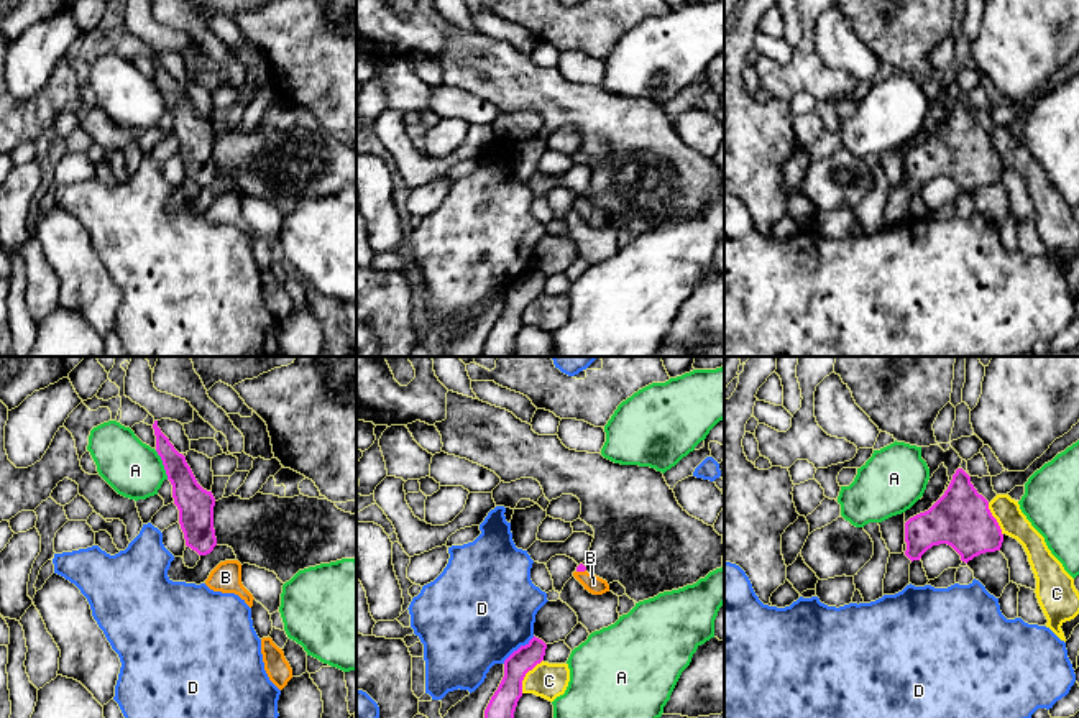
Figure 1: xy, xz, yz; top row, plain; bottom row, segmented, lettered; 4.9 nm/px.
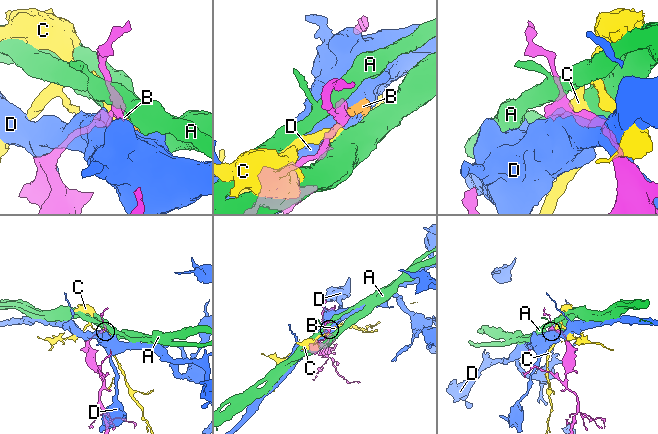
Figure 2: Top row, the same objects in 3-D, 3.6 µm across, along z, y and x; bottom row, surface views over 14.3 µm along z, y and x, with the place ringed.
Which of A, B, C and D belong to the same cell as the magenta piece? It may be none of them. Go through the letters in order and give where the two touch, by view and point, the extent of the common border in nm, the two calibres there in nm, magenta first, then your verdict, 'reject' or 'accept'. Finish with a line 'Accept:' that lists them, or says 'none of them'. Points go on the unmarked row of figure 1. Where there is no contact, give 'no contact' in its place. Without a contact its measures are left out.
A: xy (163, 96) | 160 nm | 170/280 nm | reject
B: xz (580, 202) | 50 nm | 40/90 nm | accept
C: xz (524, 308) | 200 nm | 140/180 nm | reject
D: xz (519, 280) | 200 nm | 120/500 nm | reject
Accept: B

